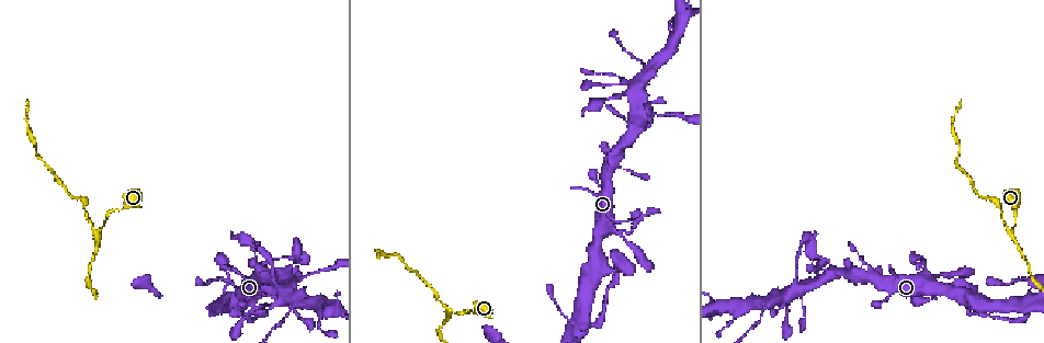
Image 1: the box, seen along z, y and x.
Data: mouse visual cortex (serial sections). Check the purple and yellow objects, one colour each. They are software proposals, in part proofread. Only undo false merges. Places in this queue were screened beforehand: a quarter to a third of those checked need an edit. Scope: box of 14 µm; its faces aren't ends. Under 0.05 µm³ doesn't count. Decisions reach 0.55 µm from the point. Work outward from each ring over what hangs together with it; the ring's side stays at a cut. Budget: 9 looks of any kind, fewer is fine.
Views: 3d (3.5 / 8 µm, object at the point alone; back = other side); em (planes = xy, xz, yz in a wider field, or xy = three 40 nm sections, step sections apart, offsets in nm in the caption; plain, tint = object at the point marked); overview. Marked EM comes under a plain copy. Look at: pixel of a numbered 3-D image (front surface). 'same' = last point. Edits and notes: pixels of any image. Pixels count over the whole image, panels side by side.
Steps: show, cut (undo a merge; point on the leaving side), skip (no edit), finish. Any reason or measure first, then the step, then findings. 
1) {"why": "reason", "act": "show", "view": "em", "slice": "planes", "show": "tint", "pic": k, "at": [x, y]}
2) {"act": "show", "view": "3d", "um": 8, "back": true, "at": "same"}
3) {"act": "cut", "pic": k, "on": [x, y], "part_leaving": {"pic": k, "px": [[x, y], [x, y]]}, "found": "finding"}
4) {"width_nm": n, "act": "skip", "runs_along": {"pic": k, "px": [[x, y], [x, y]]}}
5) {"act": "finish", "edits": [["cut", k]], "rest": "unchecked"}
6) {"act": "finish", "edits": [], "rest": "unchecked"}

{"why": "narrows sharply", "act": "show", "view": "3d", "um": 3.5, "pic": 1, "at": [96, 230]}

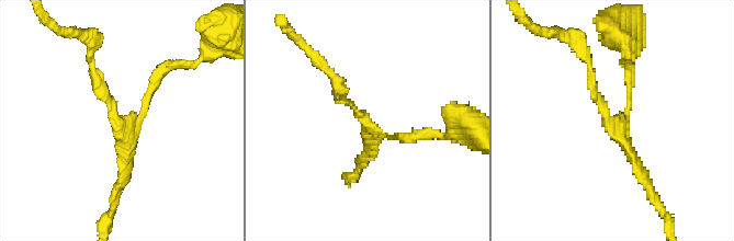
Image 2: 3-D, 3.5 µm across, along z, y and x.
{"arm_widths_nm": [150, 150, 150], "act": "skip", "runs_along": {"pic": 2, "px": [[417, 136], [386, 136], [339, 100]]}, "found": "all the same cell"}

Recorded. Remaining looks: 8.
{"why": "thin arm on a thick one", "act": "show", "view": "em", "slice": "xy", "step": 2, "show": "tint", "pic": 1, "at": [577, 332]}

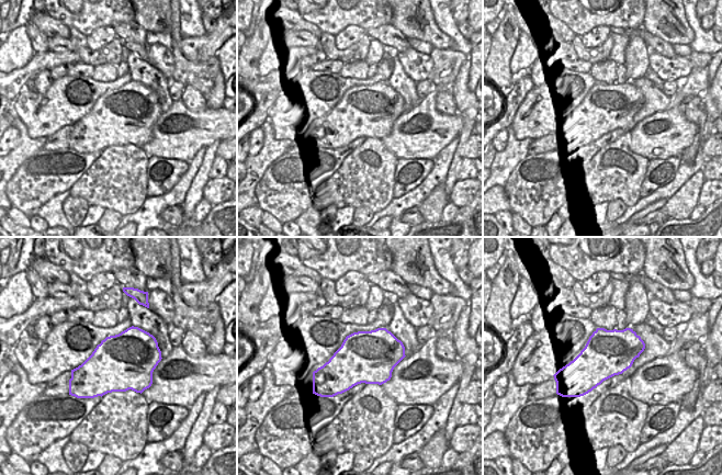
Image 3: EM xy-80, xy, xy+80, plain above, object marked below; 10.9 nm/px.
{"why": "wider look", "act": "show", "view": "3d", "um": 3.5, "at": "same"}

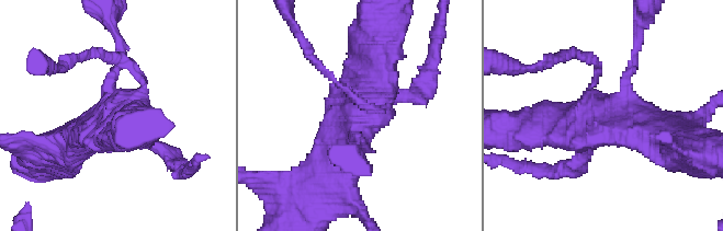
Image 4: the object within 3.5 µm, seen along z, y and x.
{"act": "skip", "found": "continuous, no second cell"}

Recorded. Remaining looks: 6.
{"why": "thin arm on a thick one", "act": "show", "view": "3d", "um": 3.5, "pic": 1, "at": [286, 274]}

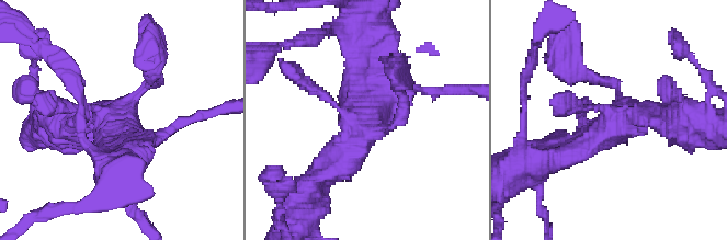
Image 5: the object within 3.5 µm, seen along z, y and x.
{"why": "now the EM", "act": "show", "view": "em", "slice": "xy", "step": 2, "show": "tint", "pic": 5, "at": [622, 123]}

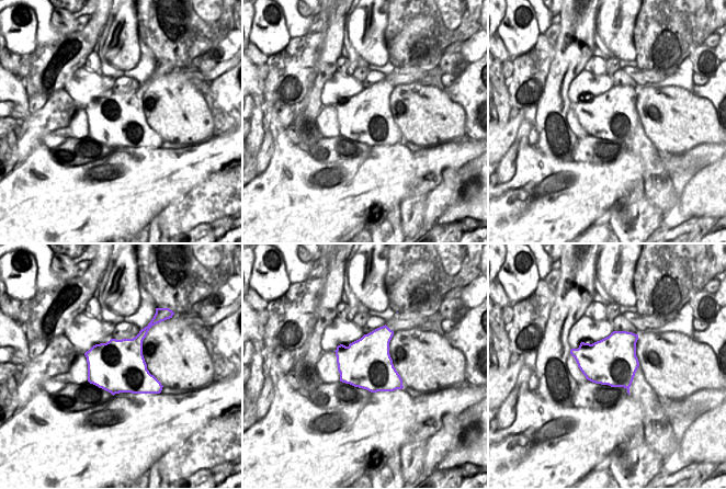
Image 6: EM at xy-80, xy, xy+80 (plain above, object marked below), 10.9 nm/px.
{"act": "skip", "found": "continuous, no second cell"}

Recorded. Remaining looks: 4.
{"why": "three-way junction", "act": "show", "view": "3d", "um": 3.5, "back": true, "pic": 1, "at": [773, 301]}

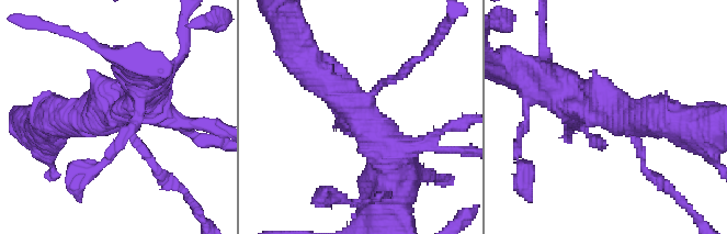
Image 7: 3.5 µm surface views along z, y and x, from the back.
{"why": "now the EM", "act": "show", "view": "em", "slice": "planes", "show": "tint", "pic": 7, "at": [611, 115]}

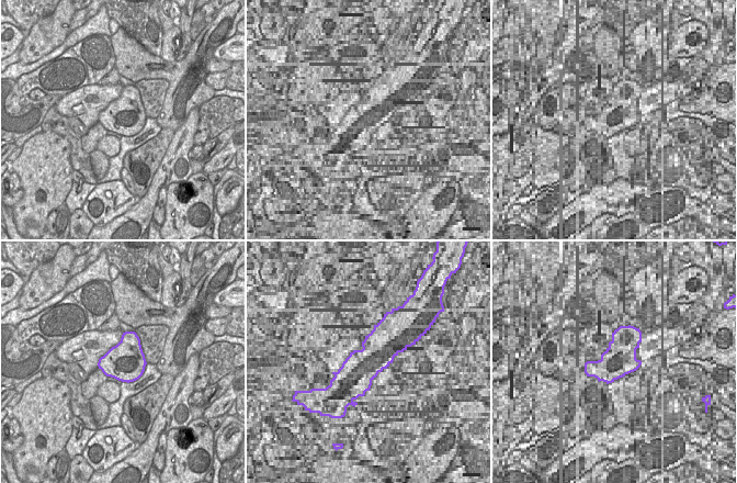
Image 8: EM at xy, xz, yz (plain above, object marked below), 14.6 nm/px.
{"act": "skip", "runs_along": {"pic": 7, "px": [[389, 160], [378, 135], [302, 57]]}, "found": "all the same cell"}

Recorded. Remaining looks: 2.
{"act": "finish", "edits": [], "rest": "unchecked"}

